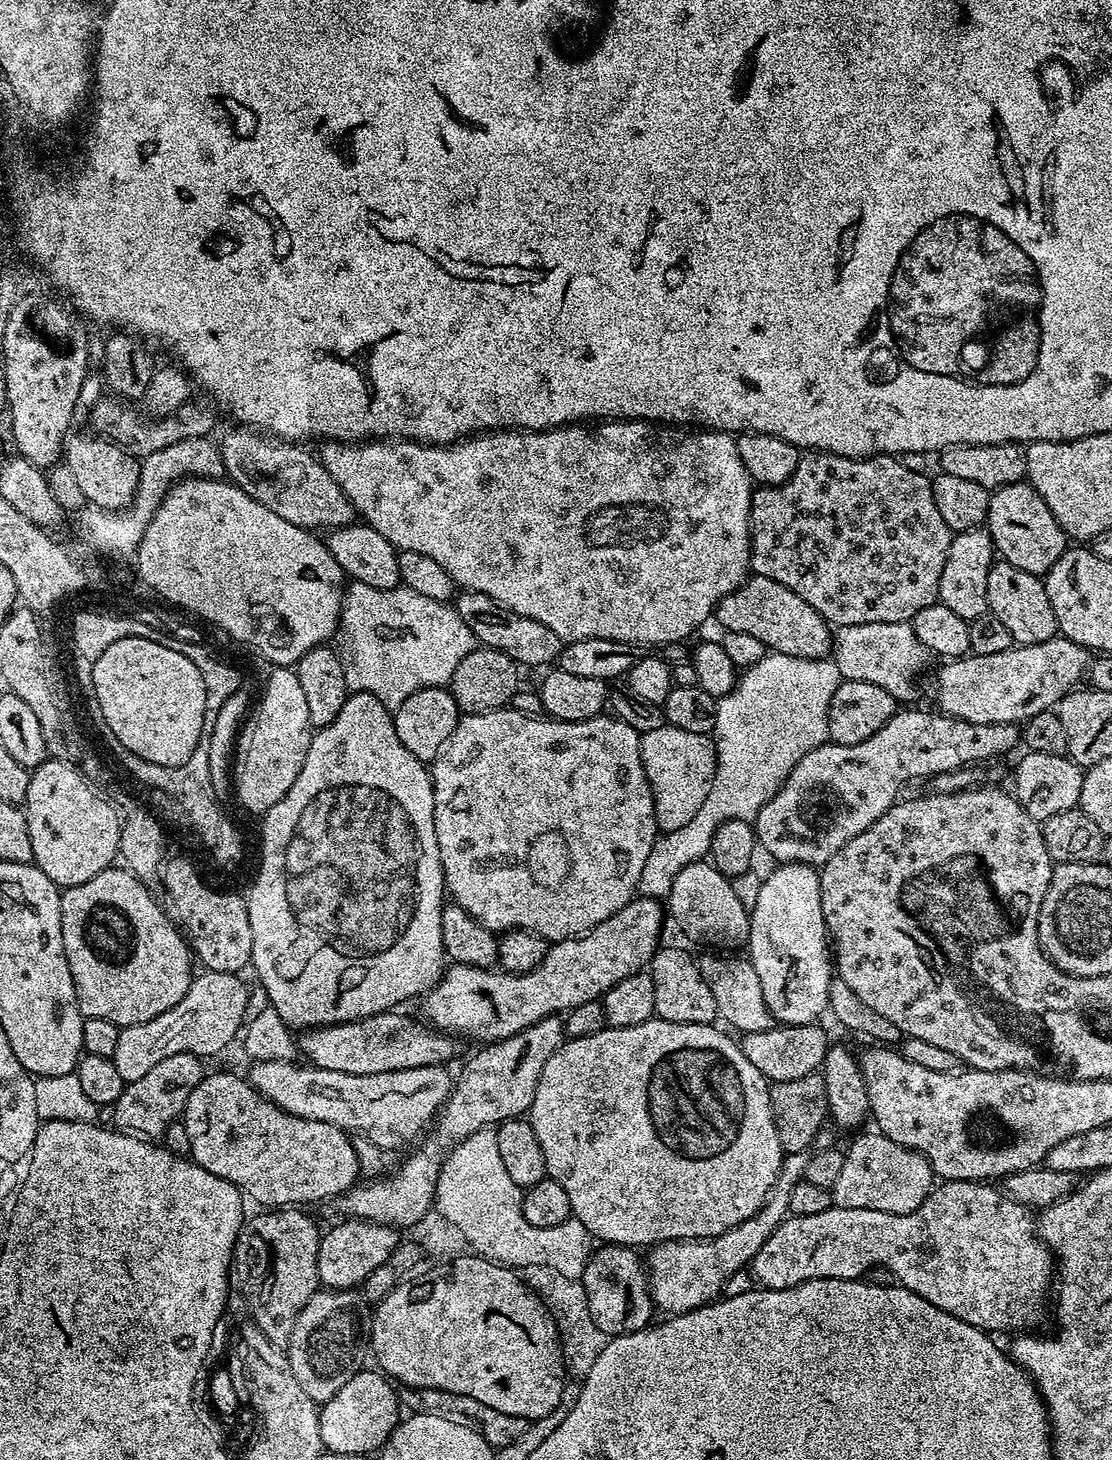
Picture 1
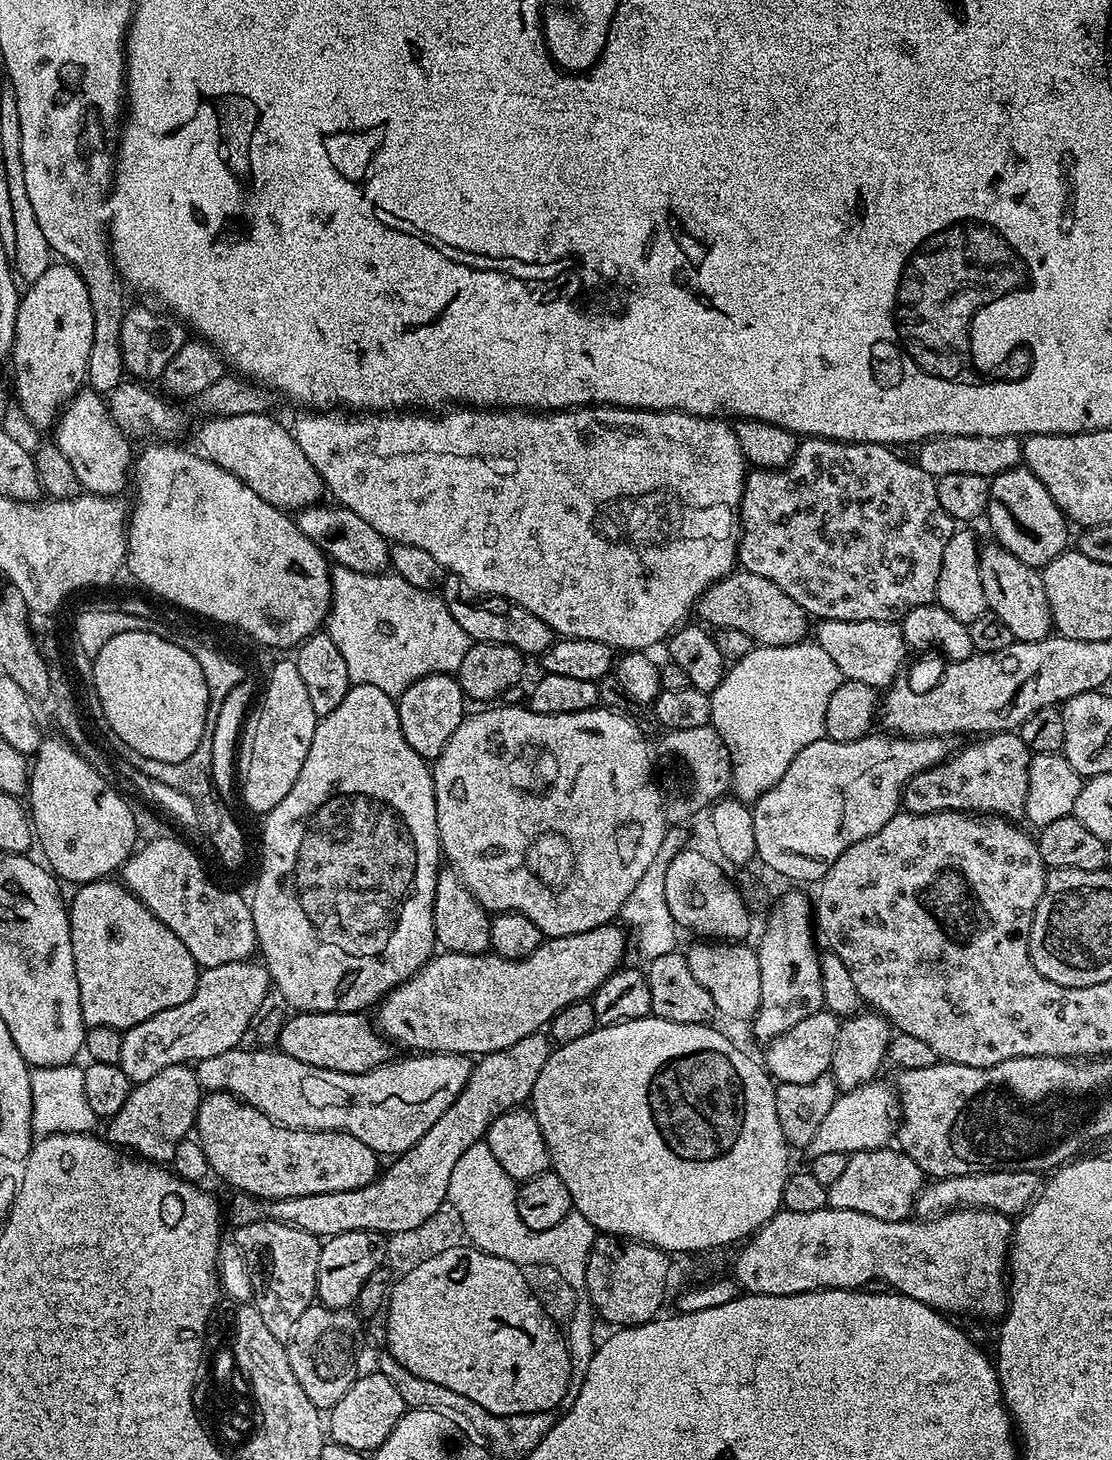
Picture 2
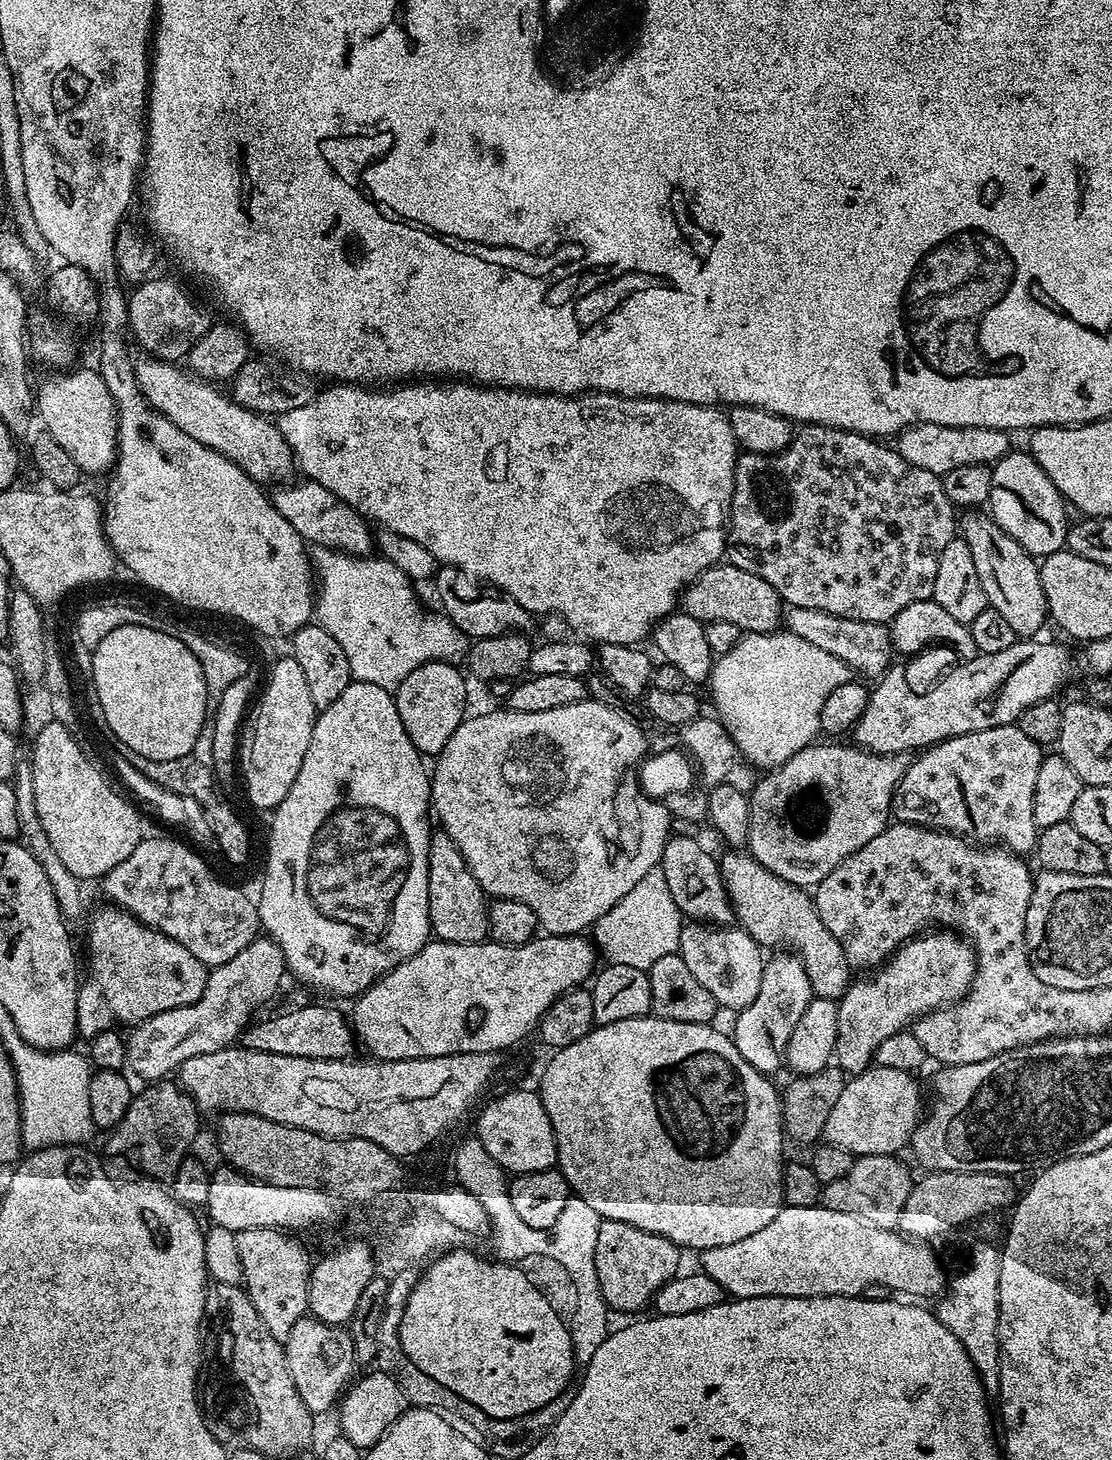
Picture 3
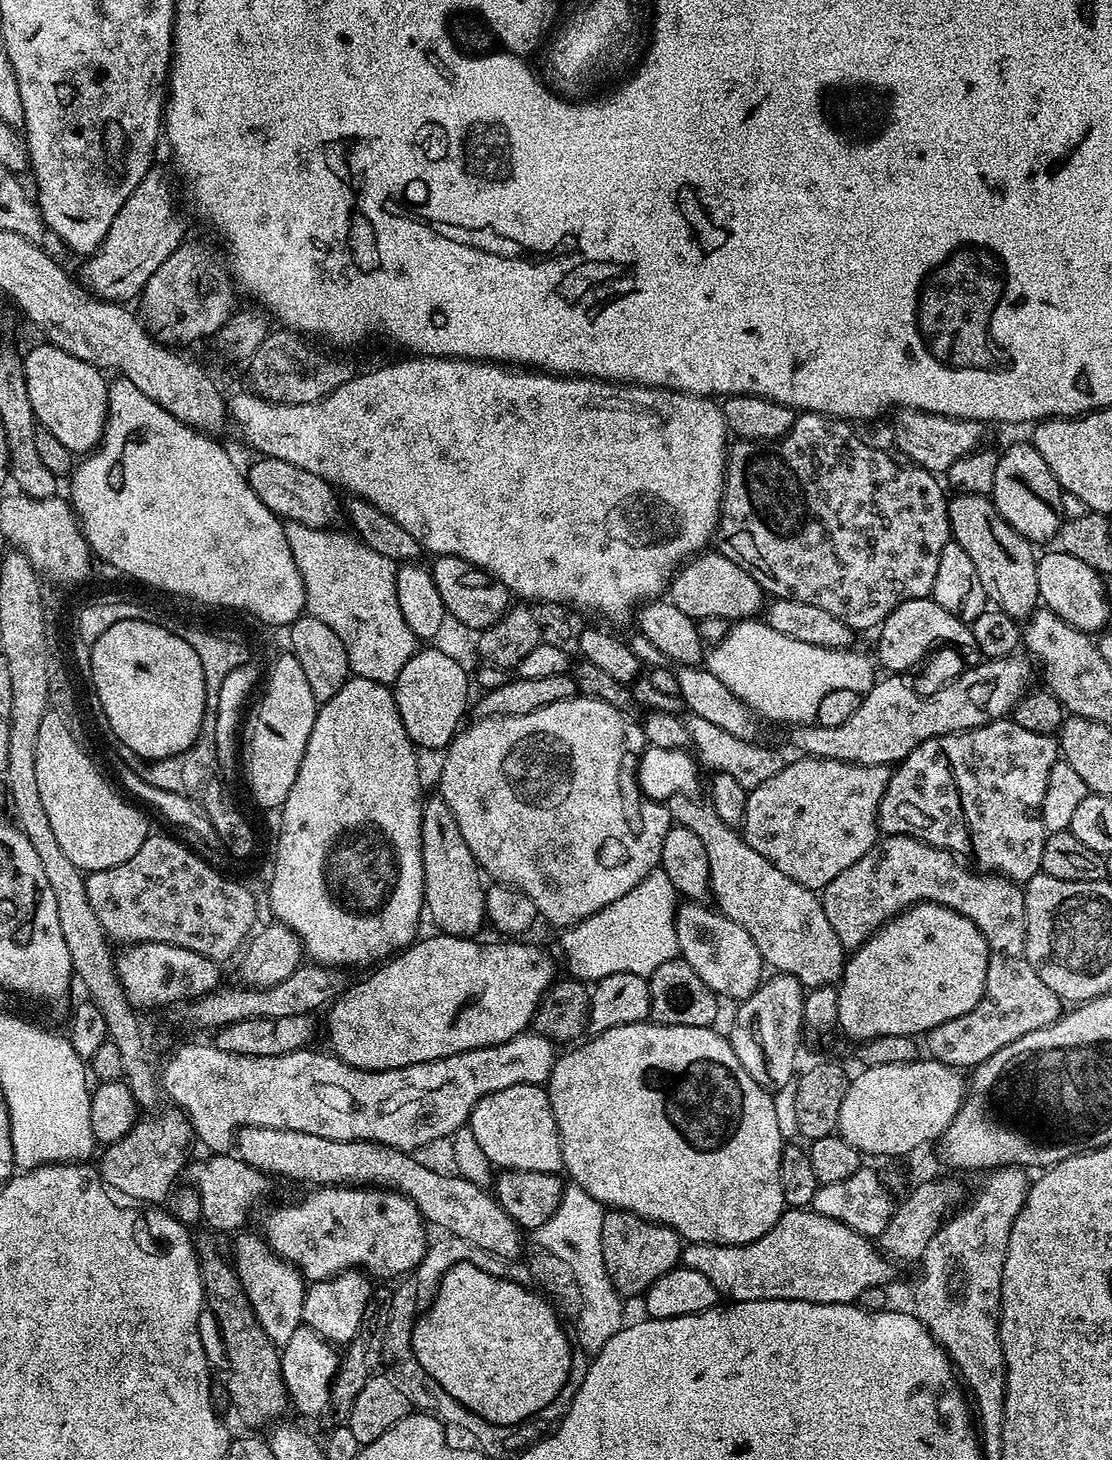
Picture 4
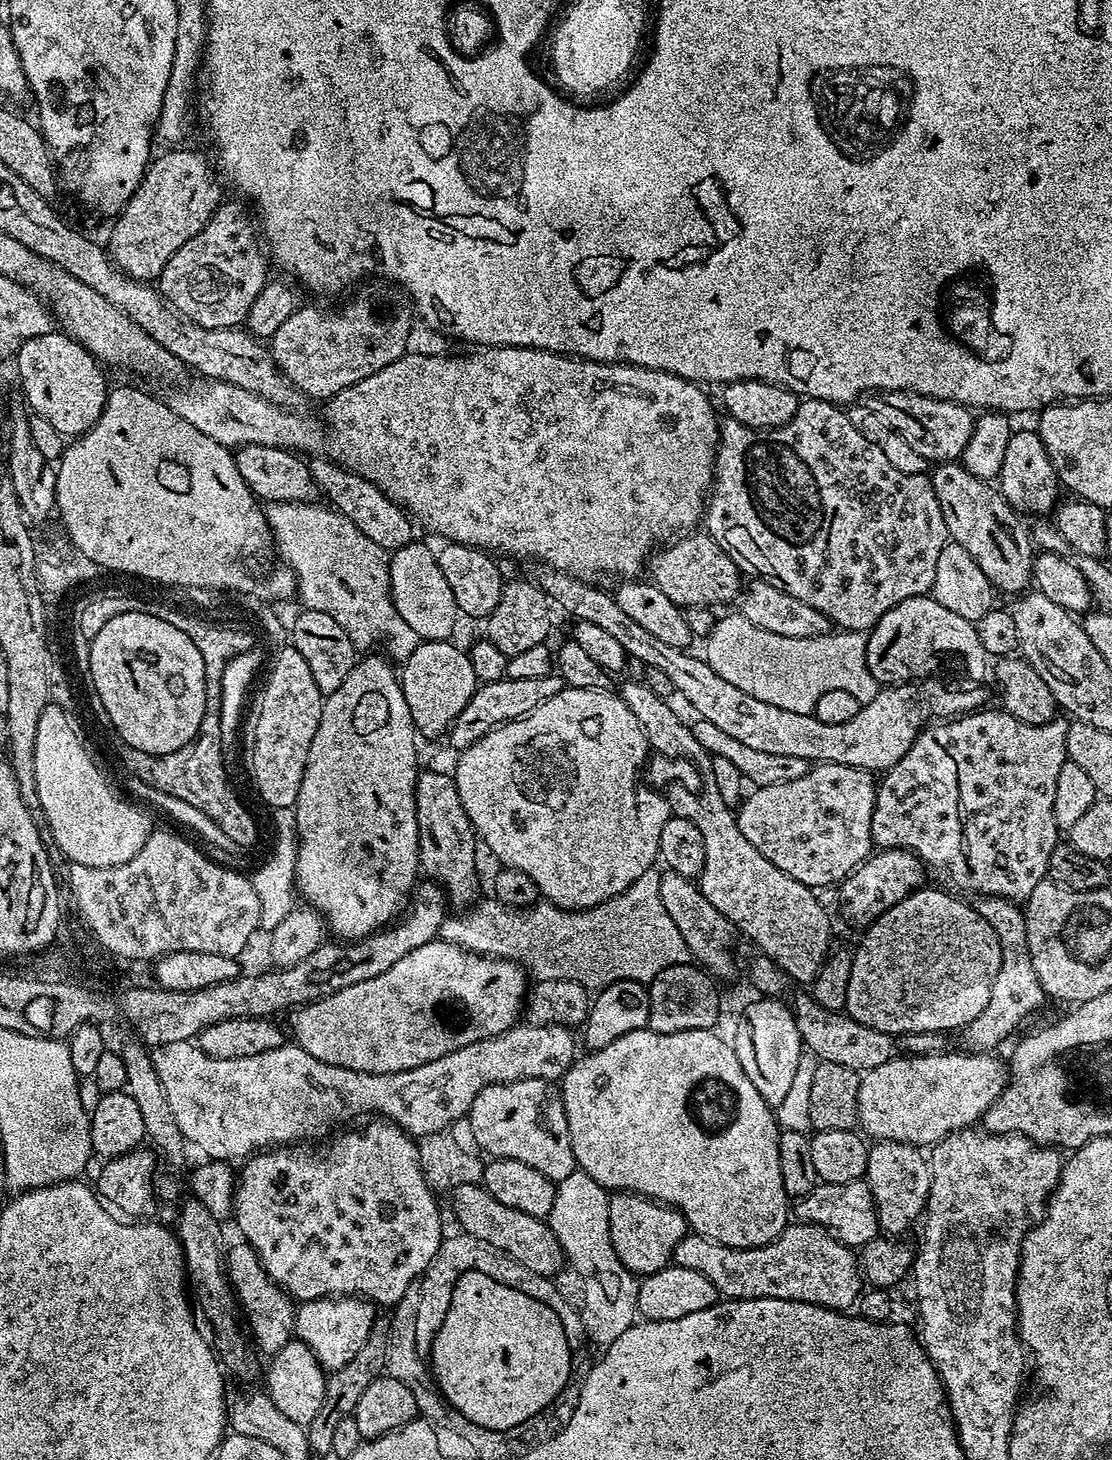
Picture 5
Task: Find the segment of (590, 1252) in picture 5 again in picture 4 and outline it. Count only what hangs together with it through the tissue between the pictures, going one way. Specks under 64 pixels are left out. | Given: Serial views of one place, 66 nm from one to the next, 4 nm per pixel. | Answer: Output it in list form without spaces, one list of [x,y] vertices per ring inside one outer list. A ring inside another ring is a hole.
[[[569,1183],[564,1202],[560,1205],[558,1213],[560,1232],[544,1230],[539,1233],[539,1236],[541,1235],[539,1247],[559,1260],[570,1262],[570,1270],[574,1270],[574,1278],[580,1287],[583,1308],[583,1311],[574,1320],[576,1324],[574,1340],[577,1345],[580,1343],[585,1348],[583,1351],[588,1354],[600,1352],[602,1346],[606,1346],[606,1342],[610,1342],[610,1338],[614,1338],[614,1334],[618,1334],[626,1324],[623,1304],[625,1301],[614,1286],[606,1270],[606,1262],[602,1258],[602,1218],[605,1211],[605,1205],[590,1198],[586,1190],[582,1190],[577,1184]]]

